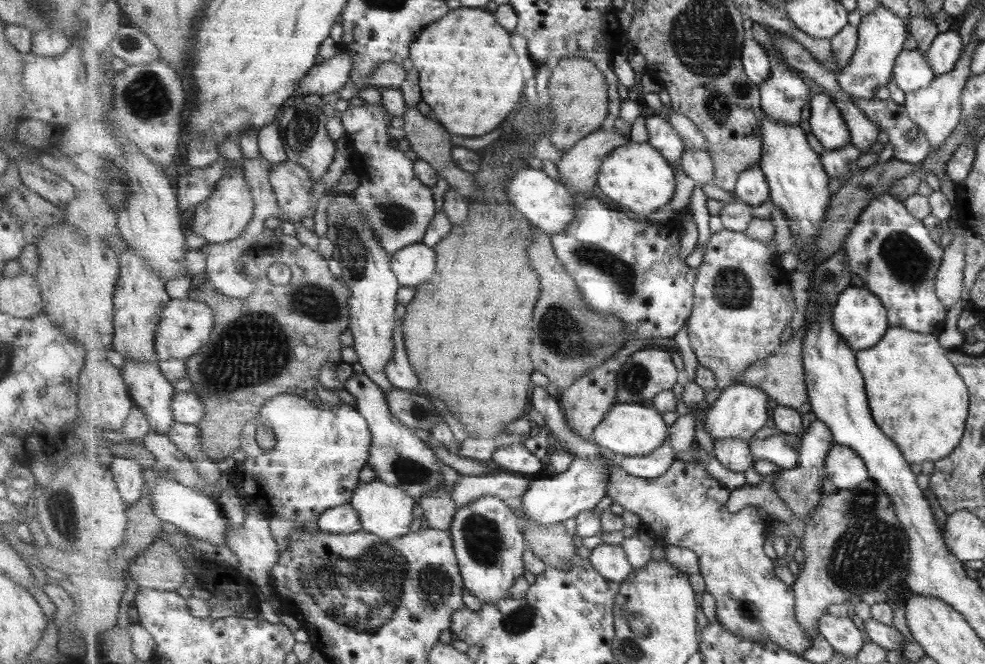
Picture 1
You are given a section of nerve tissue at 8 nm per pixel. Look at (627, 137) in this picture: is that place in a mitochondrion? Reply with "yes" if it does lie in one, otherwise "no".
no

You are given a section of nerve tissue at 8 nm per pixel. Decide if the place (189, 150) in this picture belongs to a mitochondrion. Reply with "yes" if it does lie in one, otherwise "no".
no

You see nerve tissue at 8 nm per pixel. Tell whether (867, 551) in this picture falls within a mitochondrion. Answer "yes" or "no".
yes

